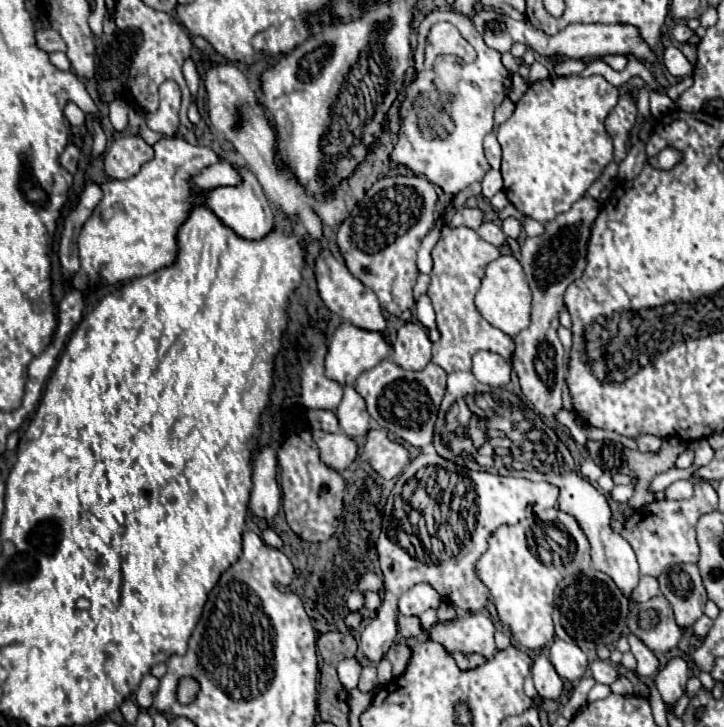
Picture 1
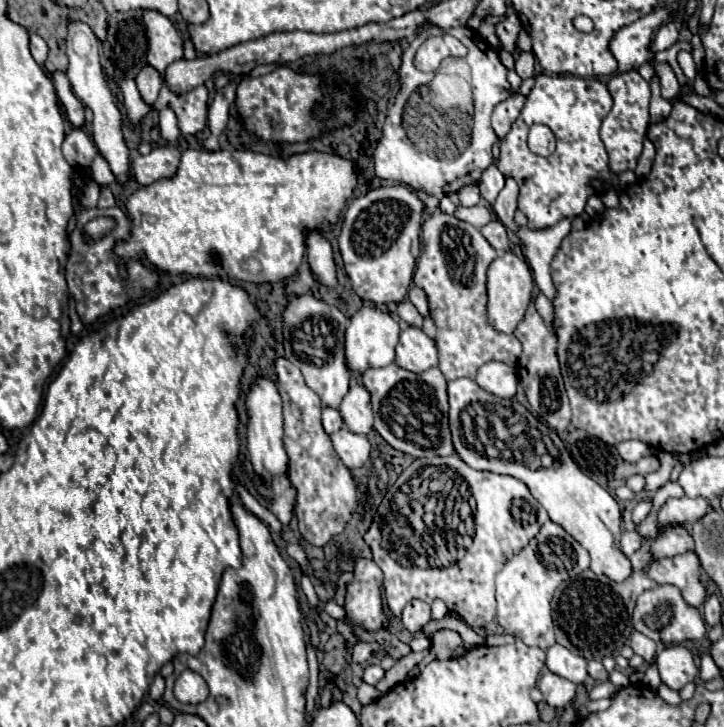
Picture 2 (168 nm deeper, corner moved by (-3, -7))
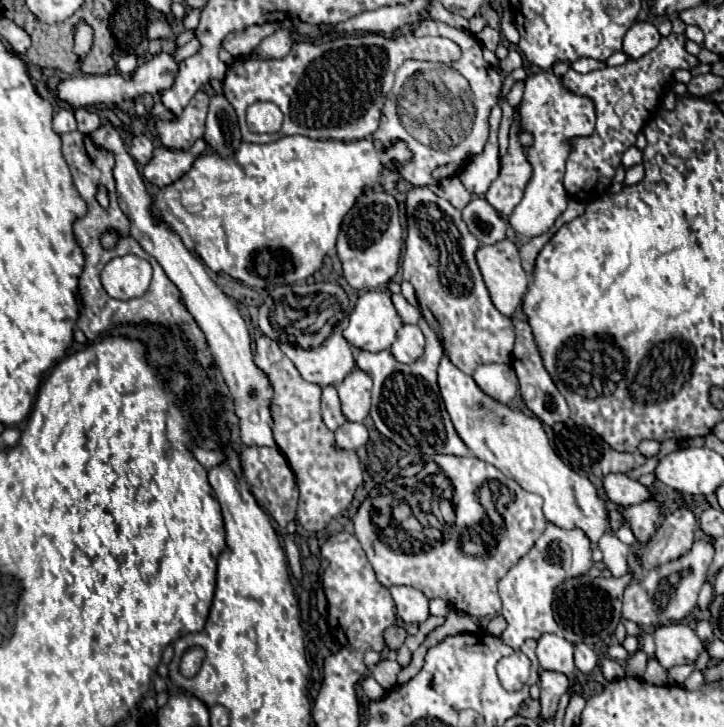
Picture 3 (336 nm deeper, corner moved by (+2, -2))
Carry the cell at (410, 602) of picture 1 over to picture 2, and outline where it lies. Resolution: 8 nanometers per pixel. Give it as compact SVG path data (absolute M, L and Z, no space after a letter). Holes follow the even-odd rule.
M420 599L410 601L402 611L402 623L410 633L420 631L428 621L430 621L430 605Z

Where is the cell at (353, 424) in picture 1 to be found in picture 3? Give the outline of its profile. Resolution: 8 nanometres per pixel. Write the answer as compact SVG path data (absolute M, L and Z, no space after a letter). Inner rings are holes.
M355 368L341 384L337 384L337 392L341 398L341 410L351 422L363 422L371 408L371 378Z

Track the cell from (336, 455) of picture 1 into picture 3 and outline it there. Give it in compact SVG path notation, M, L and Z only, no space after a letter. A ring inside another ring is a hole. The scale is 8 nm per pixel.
M345 422L335 430L335 438L337 438L337 446L345 448L345 450L357 450L361 446L365 446L369 432L363 424L359 422Z

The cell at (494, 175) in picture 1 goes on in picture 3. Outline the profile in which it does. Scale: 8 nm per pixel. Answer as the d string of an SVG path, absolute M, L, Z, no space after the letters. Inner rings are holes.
M493 106L489 112L489 140L485 142L483 152L471 156L465 168L459 172L459 180L463 182L469 194L483 196L499 174L499 144L497 144L499 124L501 124L501 108Z

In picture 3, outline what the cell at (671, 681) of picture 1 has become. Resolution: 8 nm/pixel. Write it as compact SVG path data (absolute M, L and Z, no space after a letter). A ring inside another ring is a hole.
M683 622L665 624L655 628L655 644L657 644L657 660L663 668L673 668L681 664L695 664L699 654L703 652L703 644L695 630Z

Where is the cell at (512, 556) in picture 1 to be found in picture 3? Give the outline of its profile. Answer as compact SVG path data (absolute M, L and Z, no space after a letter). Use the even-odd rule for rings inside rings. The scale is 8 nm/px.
M549 524L547 530L543 532L543 536L537 540L537 544L533 546L533 550L529 554L525 554L507 574L505 578L501 578L499 582L499 594L503 600L503 610L501 614L507 620L507 628L503 630L503 634L499 636L505 644L509 644L511 648L519 650L519 646L527 640L527 638L541 638L545 632L557 632L557 622L553 618L553 596L555 596L555 588L557 584L573 578L573 576L583 576L589 572L589 568L593 566L591 560L591 542L585 536L585 532L581 532L579 528L571 528L571 530L563 530L555 524Z

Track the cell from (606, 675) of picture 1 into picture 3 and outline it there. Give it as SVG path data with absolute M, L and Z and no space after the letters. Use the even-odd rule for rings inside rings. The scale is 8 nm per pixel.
M575 644L575 666L581 672L591 672L597 666L597 654L587 644Z

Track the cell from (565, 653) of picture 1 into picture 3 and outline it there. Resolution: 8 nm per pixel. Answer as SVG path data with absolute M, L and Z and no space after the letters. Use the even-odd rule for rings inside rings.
M545 634L537 640L537 658L543 670L561 672L569 678L575 674L573 664L573 644L569 644L563 636Z

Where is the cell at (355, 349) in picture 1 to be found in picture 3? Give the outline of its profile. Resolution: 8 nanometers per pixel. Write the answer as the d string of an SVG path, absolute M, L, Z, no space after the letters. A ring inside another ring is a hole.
M369 290L359 296L349 318L349 328L343 334L351 346L379 352L391 348L401 324L401 316L397 314L389 294Z

